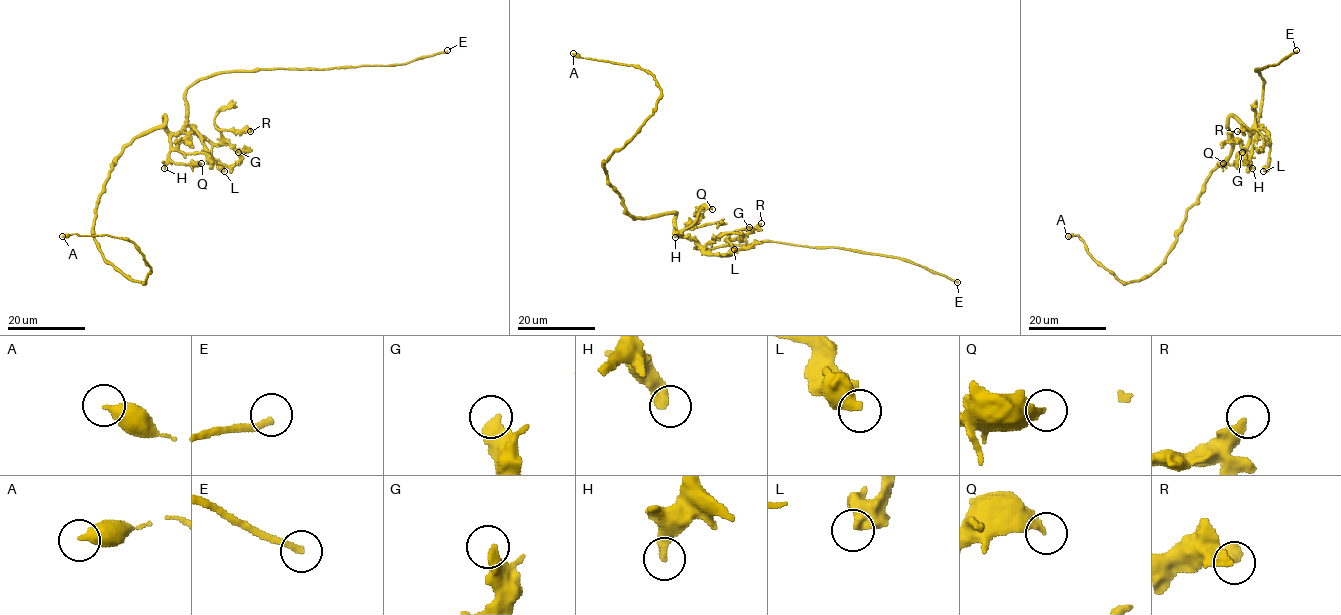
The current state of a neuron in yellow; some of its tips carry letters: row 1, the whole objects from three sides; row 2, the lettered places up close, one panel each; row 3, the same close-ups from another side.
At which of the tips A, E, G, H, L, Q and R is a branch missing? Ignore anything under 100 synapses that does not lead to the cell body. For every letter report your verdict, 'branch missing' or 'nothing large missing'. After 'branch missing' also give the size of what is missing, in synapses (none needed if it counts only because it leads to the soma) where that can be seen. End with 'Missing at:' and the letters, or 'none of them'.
A: nothing large missing
E: branch missing; about 300 synapses
G: nothing large missing
H: nothing large missing
L: nothing large missing
Q: nothing large missing
R: nothing large missing
Missing at: E

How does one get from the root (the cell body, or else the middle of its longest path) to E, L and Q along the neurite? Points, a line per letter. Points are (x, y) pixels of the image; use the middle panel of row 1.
E: (660, 214), (674, 213), (675, 229), (692, 239), (696, 248), (759, 242), (839, 247), (906, 259), (957, 282)
L: (660, 214), (674, 213), (675, 229), (681, 235), (690, 237), (709, 254), (728, 255), (734, 249)
Q: (660, 214), (675, 214), (675, 230), (680, 235), (680, 231), (689, 226), (702, 210), (712, 209)

